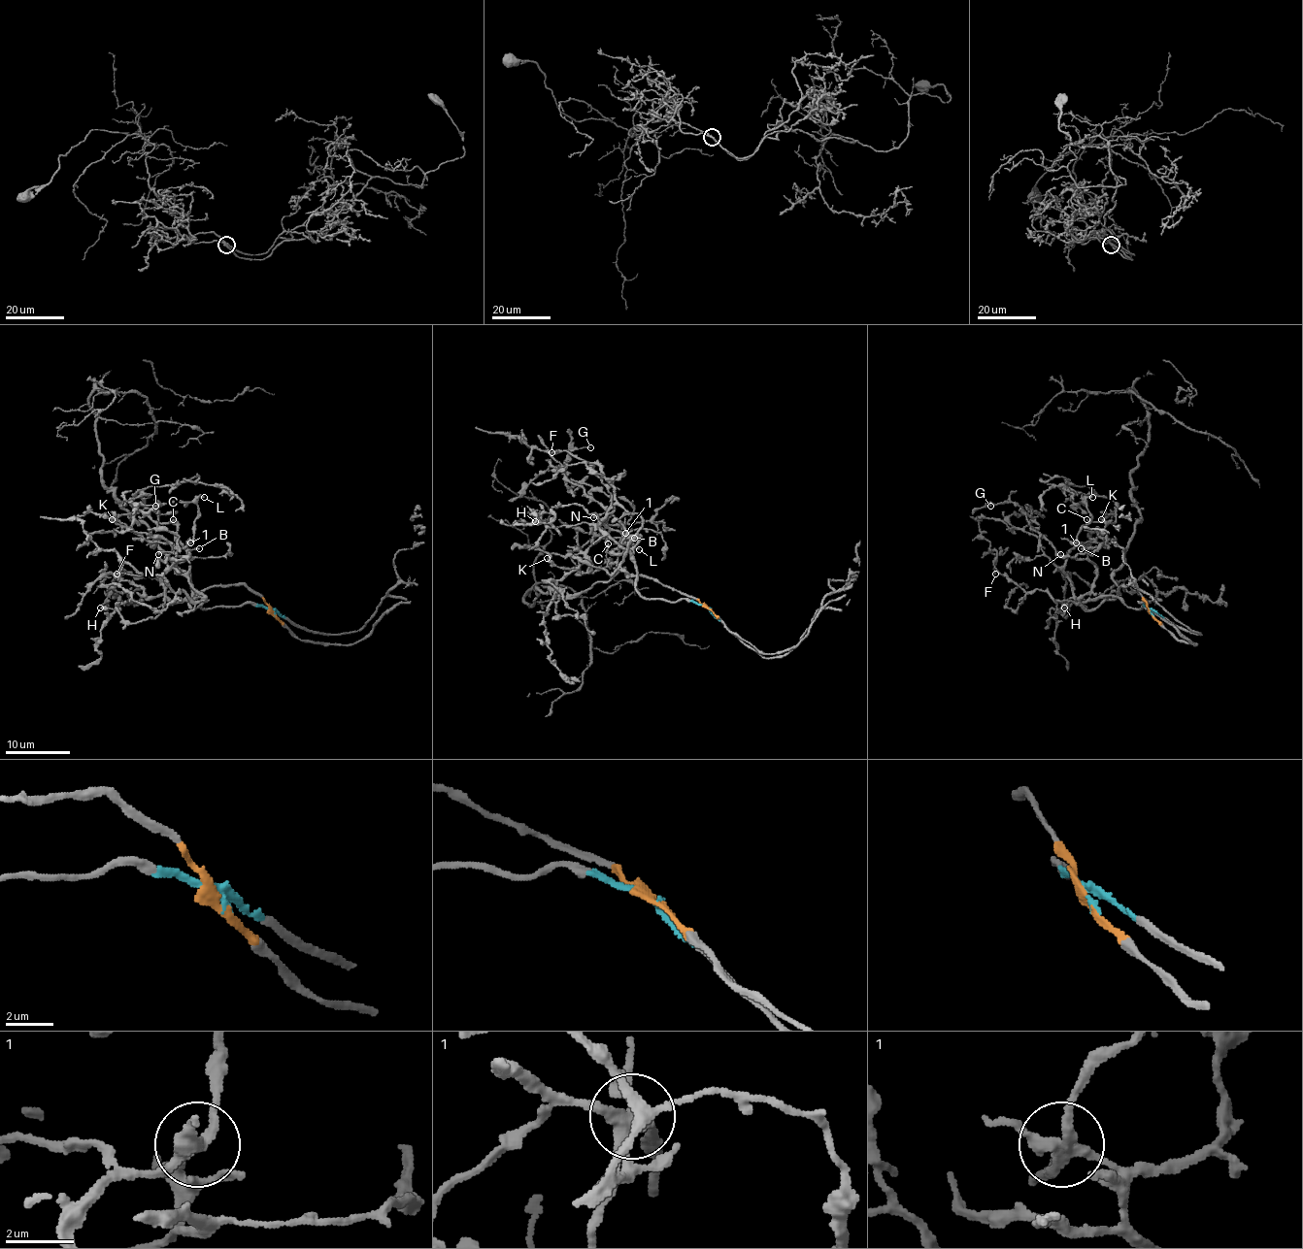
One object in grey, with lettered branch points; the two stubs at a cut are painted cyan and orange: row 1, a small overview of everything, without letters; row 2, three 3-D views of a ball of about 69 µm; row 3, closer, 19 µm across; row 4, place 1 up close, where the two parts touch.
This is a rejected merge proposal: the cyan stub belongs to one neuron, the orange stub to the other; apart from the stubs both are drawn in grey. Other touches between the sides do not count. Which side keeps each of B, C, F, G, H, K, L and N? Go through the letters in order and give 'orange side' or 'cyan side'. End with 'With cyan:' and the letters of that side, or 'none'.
B: orange side
C: orange side
F: orange side
G: cyan side
H: cyan side
K: orange side
L: cyan side
N: orange side
With cyan: G, H, L

